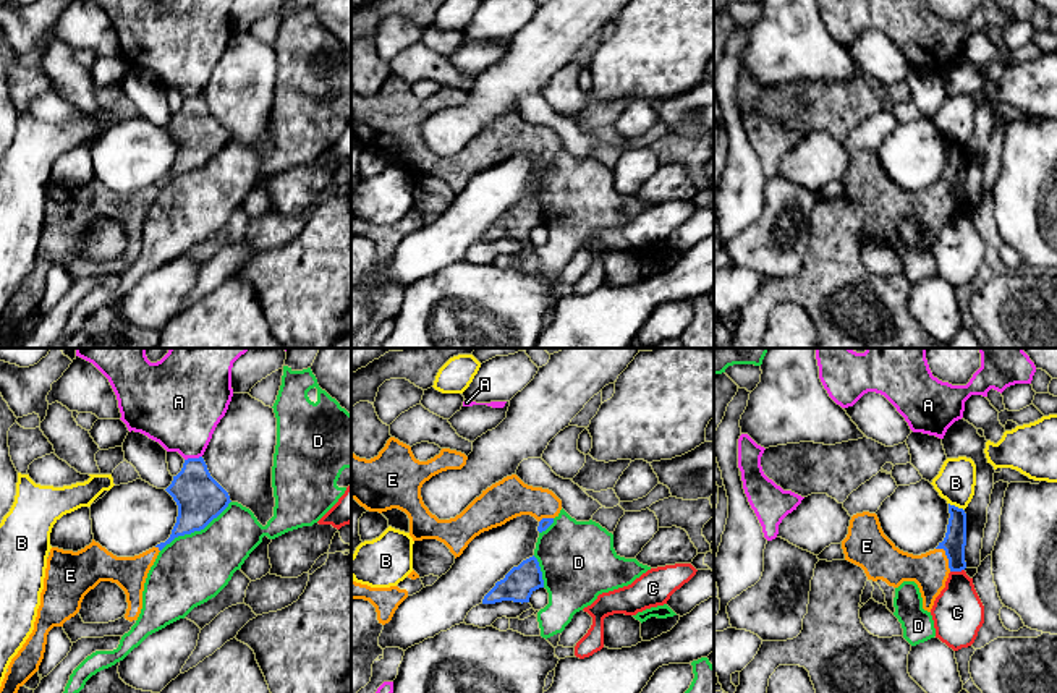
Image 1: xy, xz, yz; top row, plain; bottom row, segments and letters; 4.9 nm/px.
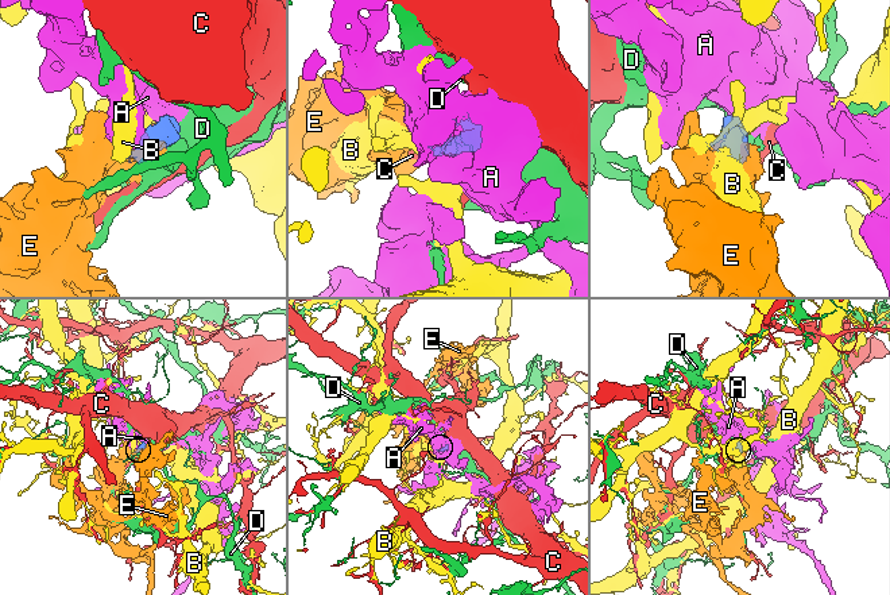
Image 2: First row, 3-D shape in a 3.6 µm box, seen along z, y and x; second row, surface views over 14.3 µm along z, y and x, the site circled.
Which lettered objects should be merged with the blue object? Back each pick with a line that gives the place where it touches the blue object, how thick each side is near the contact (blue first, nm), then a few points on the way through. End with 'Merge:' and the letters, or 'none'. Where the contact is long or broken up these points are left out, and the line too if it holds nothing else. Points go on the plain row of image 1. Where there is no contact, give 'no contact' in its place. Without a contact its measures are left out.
E: contact yz (947, 195); calibres 120 and 180 nm
Merge: E

